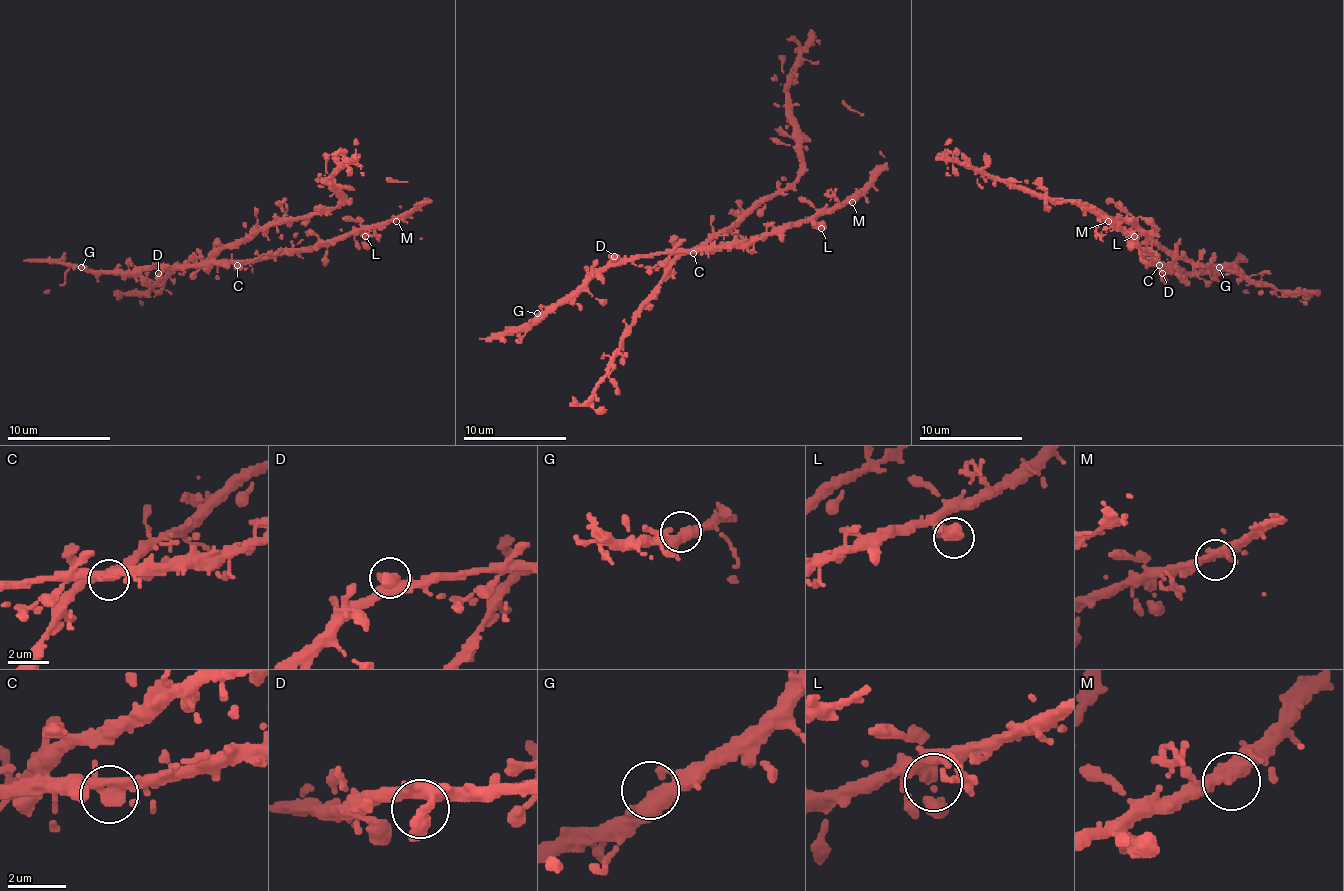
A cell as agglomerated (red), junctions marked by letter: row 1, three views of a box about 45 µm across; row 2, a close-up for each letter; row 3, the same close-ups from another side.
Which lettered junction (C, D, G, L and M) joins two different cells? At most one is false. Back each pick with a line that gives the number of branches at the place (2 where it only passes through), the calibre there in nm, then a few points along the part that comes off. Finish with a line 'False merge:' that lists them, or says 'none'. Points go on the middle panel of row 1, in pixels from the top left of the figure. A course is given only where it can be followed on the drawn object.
C: 2 | 400 nm | (692, 254), (687, 254), (733, 228), (798, 176), (800, 143), (790, 117), (787, 81), (811, 39), (811, 45)
False merge: C

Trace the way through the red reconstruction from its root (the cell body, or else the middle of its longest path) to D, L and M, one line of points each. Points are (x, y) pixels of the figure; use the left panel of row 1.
D: (231, 249), (228, 260), (174, 265), (158, 273)
L: (231, 249), (233, 260), (264, 260), (285, 252), (300, 252), (319, 244), (329, 244), (352, 234), (365, 236)
M: (231, 249), (233, 260), (264, 260), (329, 244), (362, 229), (396, 221)

